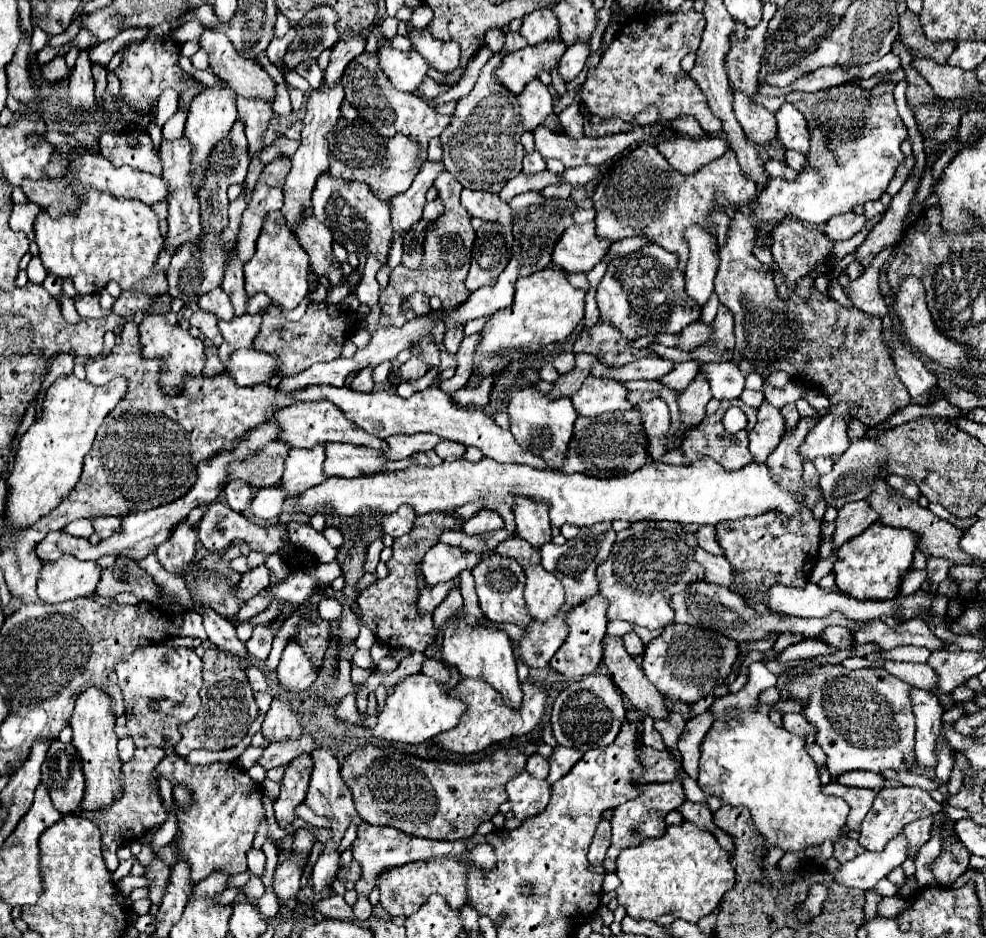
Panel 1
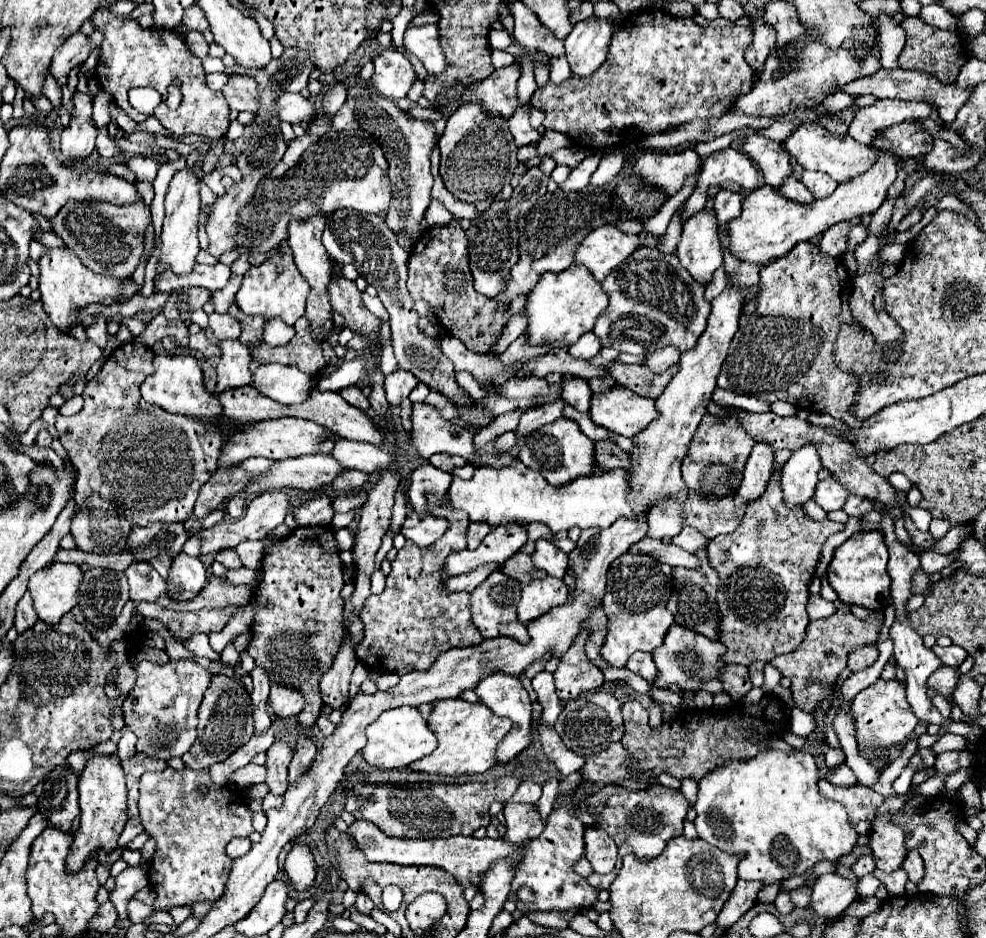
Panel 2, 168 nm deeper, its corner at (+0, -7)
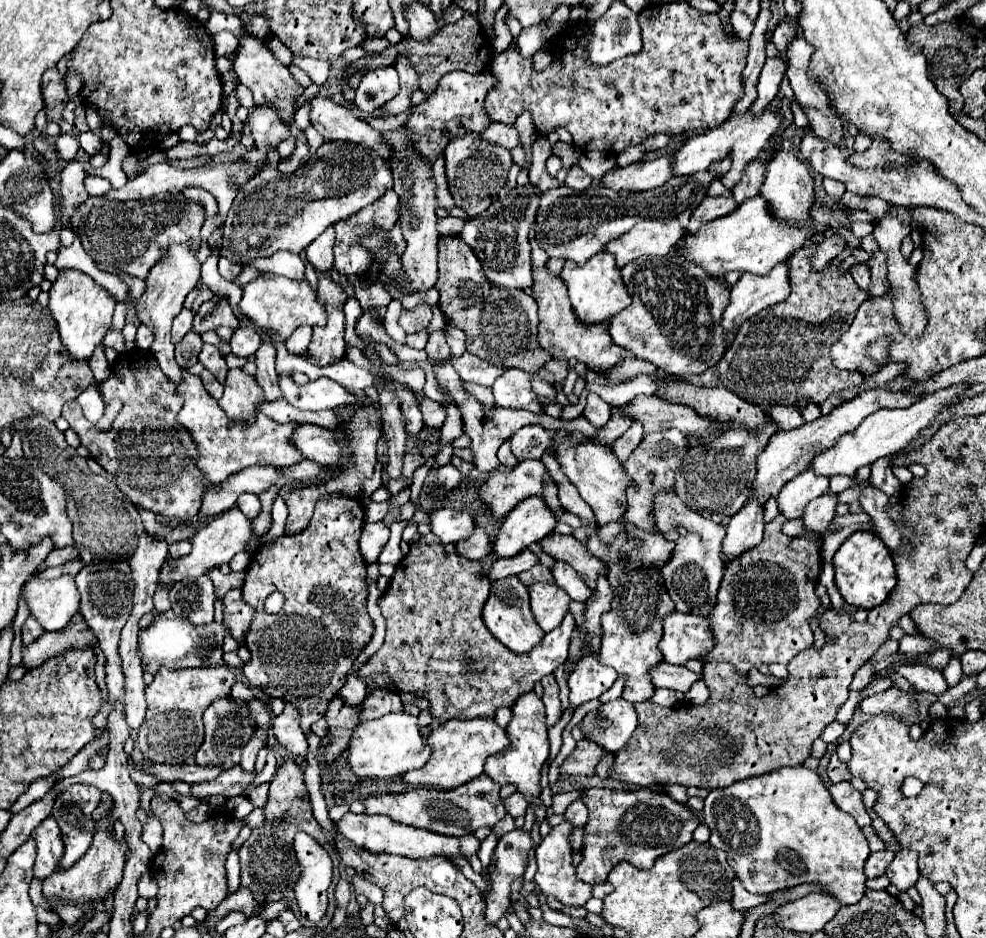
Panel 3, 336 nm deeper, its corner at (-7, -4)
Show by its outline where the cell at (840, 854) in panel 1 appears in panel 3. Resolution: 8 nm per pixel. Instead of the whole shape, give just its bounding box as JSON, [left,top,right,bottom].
[865,850,893,878]

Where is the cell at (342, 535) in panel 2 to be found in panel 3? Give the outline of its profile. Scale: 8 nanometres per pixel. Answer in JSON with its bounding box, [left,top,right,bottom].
[359,522,389,564]

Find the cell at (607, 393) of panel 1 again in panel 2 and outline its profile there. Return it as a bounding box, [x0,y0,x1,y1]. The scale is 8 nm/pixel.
[590,385,660,437]

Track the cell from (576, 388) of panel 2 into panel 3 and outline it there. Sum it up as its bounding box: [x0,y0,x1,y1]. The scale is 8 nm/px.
[583,392,611,426]

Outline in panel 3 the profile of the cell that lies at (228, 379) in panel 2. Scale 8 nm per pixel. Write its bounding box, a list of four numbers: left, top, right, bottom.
[219,368,263,420]

